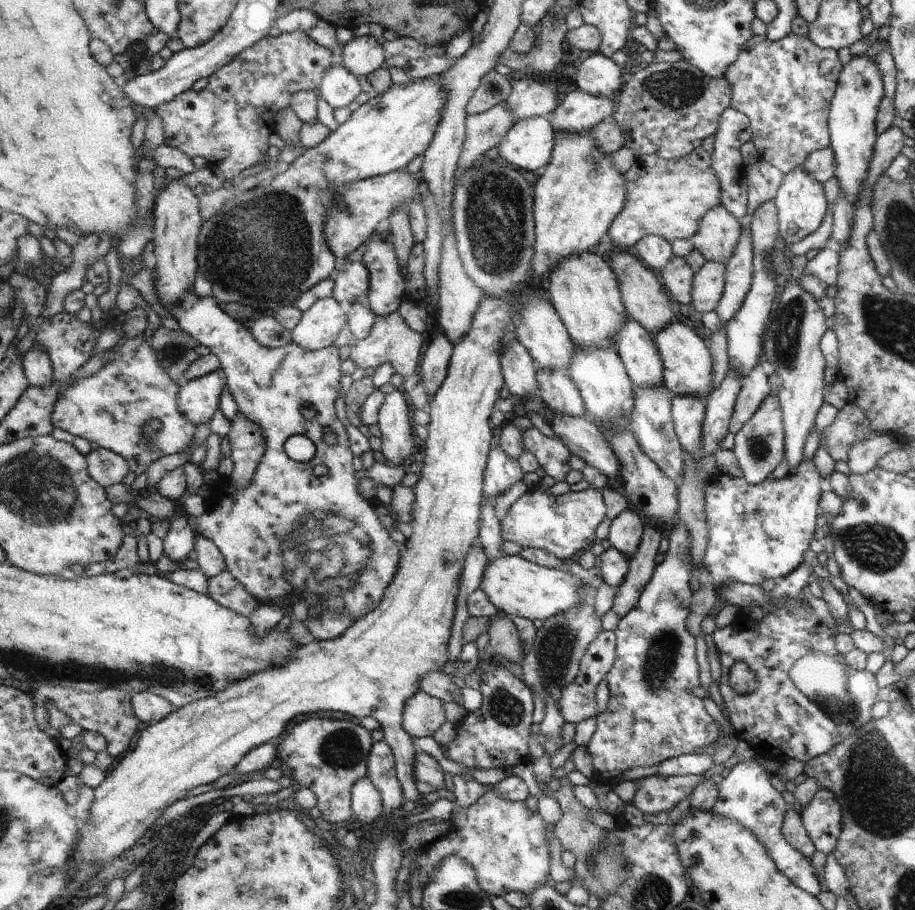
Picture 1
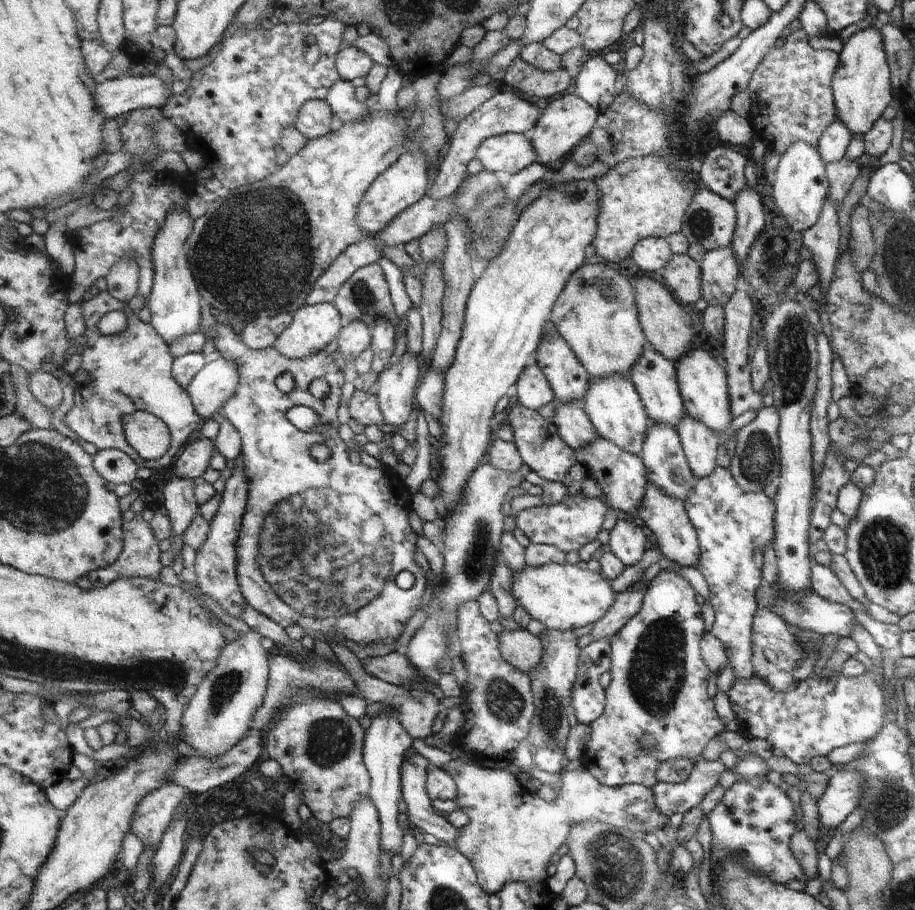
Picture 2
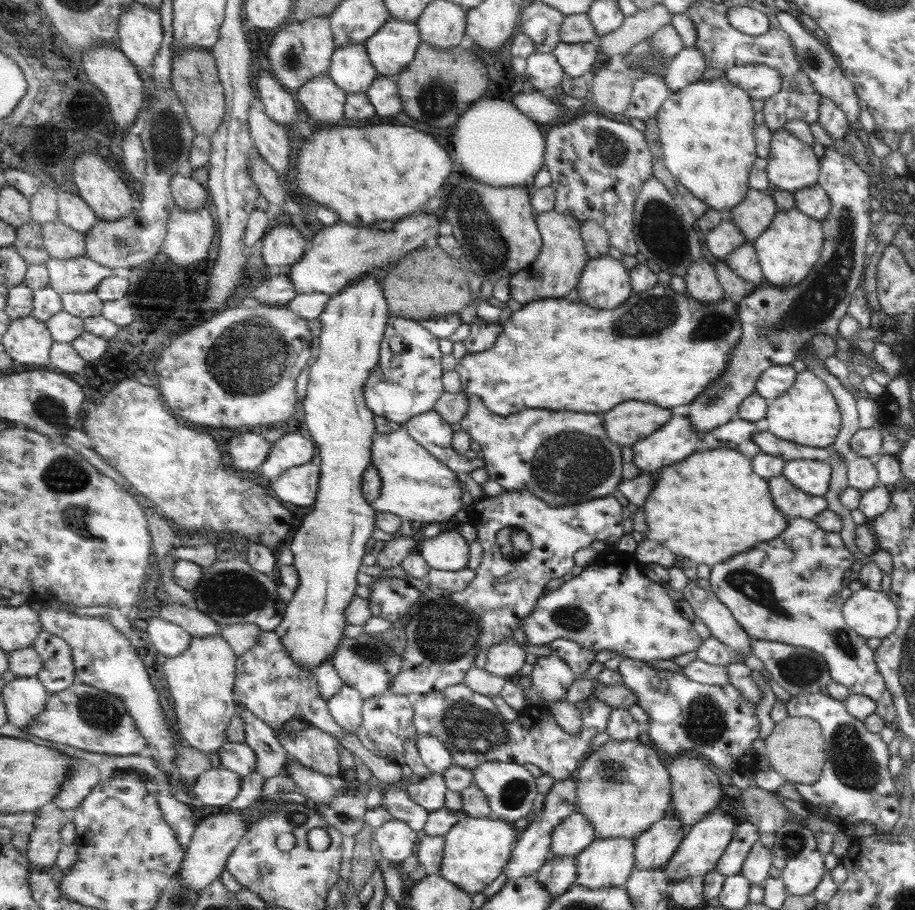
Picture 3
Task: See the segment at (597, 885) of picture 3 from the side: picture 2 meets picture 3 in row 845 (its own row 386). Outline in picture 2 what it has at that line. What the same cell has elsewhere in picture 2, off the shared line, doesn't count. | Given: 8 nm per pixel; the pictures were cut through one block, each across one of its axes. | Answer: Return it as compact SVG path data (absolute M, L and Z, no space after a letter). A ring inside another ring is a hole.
M621 374L611 376L593 376L589 380L589 390L583 400L585 412L598 430L601 437L606 437L613 444L631 454L641 455L647 432L653 428L654 420L647 414L646 406L631 379Z

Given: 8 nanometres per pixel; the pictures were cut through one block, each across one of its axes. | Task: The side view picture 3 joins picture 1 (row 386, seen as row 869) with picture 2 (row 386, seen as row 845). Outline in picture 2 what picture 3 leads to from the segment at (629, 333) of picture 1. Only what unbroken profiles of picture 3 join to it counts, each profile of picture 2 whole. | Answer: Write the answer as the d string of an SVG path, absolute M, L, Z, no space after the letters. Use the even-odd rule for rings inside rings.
M648 344L643 356L637 360L637 364L631 370L631 380L642 398L651 420L673 426L675 429L679 428L681 420L685 418L685 414L688 414L688 412L681 394L679 380L677 380L676 363Z

